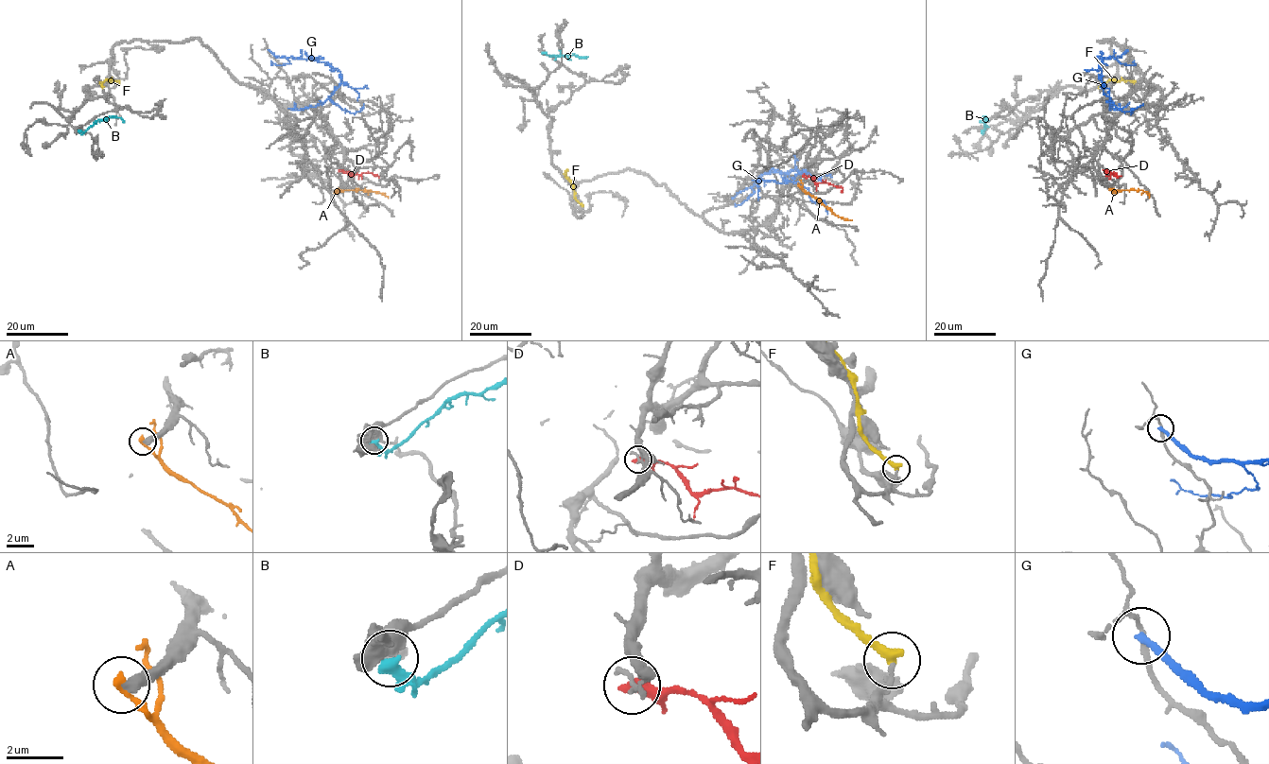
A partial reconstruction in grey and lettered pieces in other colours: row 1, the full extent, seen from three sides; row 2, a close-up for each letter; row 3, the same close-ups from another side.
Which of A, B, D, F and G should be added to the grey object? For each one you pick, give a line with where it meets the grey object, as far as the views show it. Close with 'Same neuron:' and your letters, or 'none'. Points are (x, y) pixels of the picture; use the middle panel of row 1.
Same neuron: none

